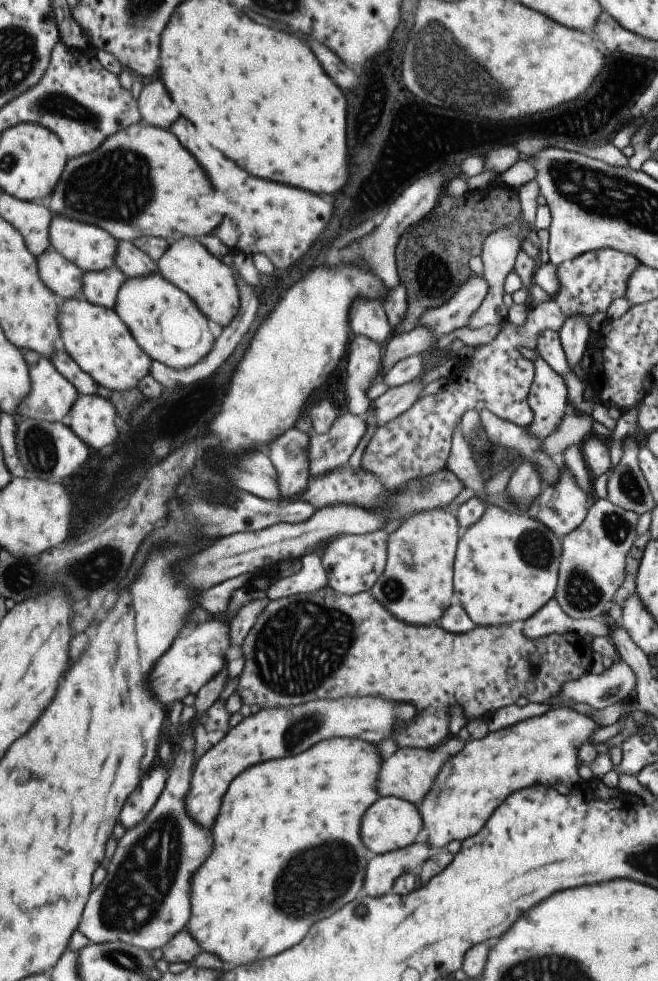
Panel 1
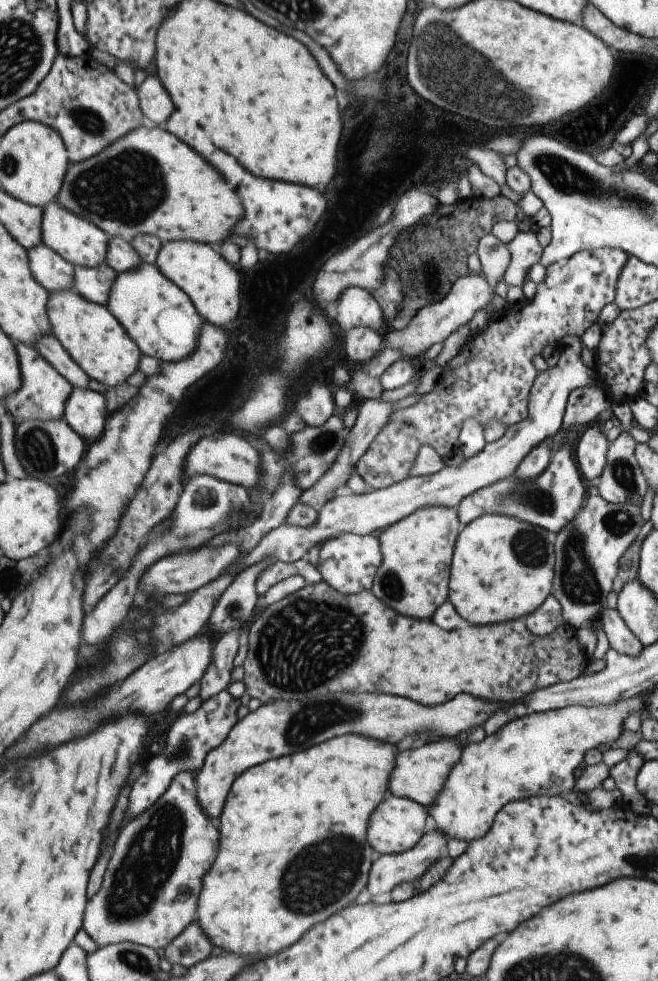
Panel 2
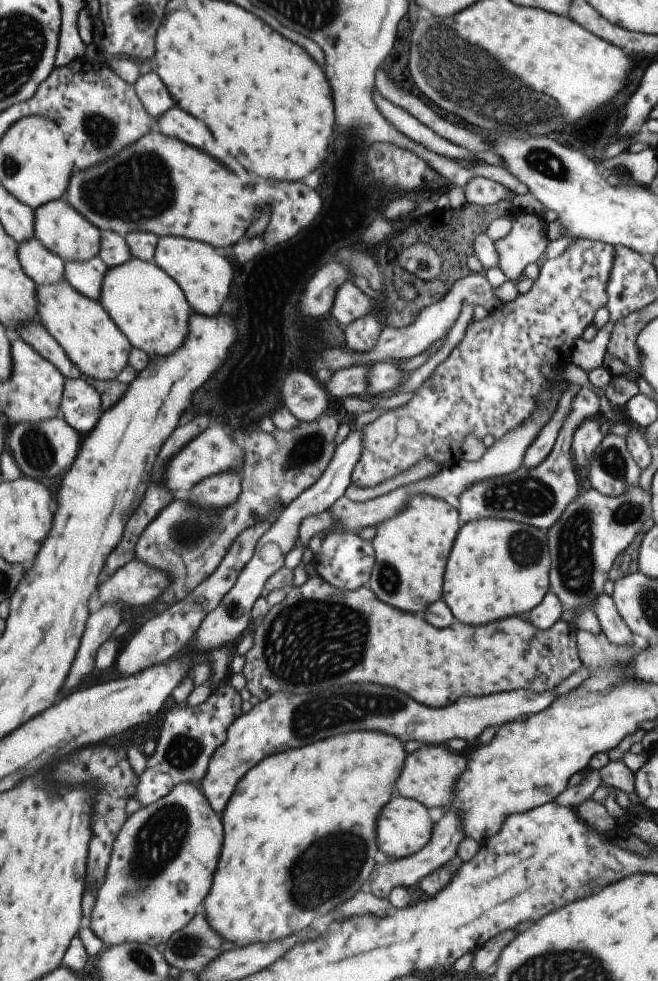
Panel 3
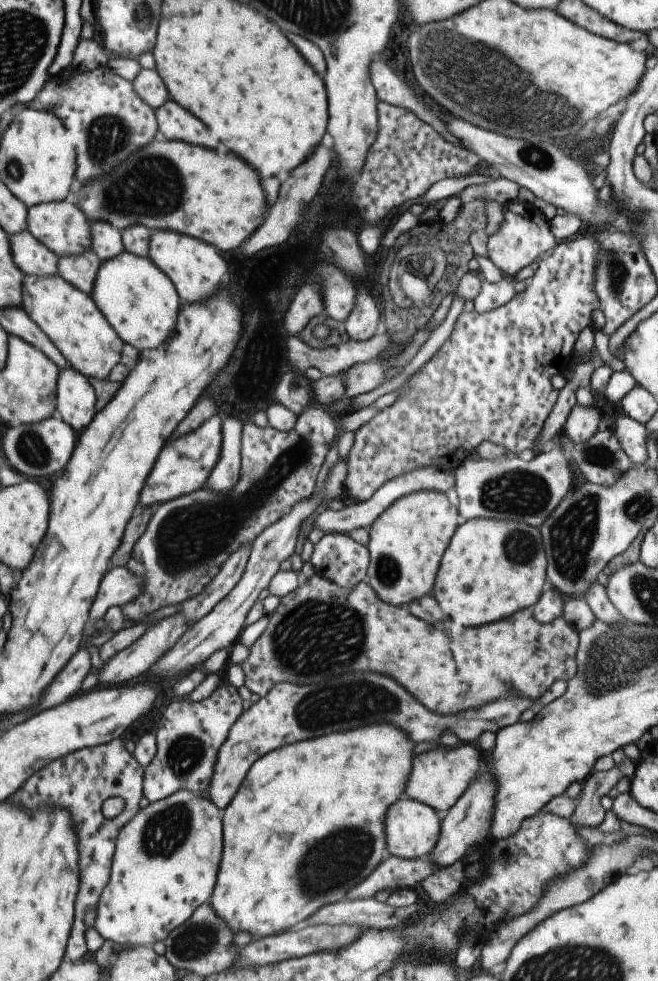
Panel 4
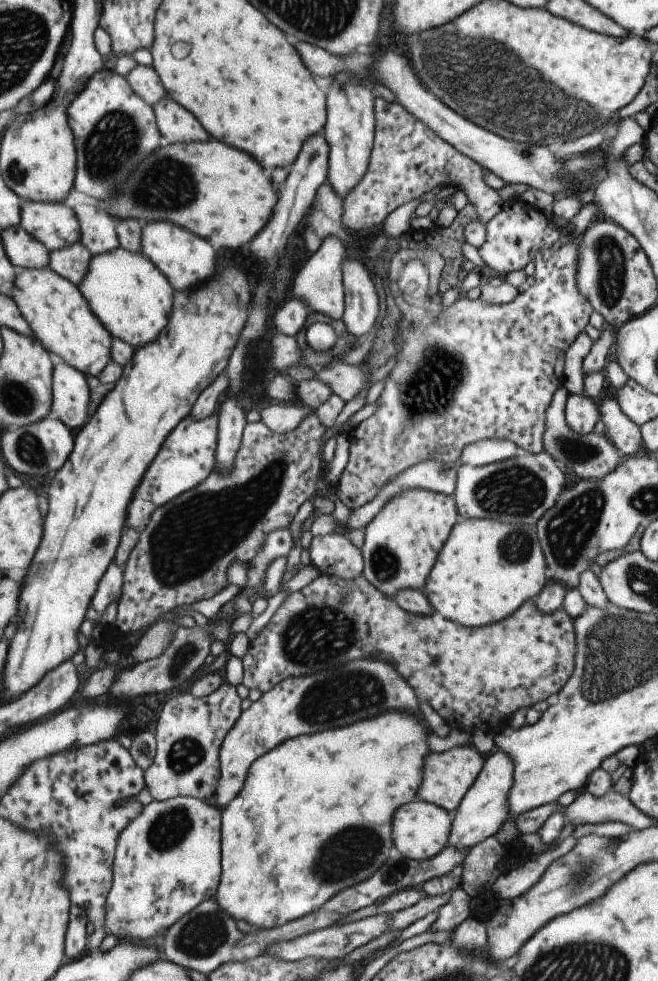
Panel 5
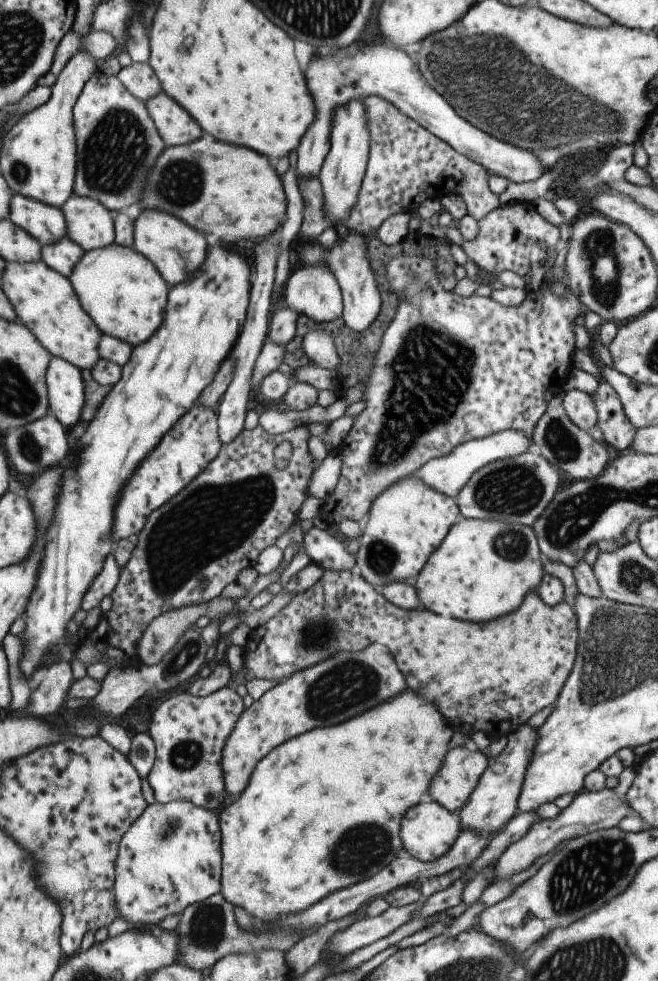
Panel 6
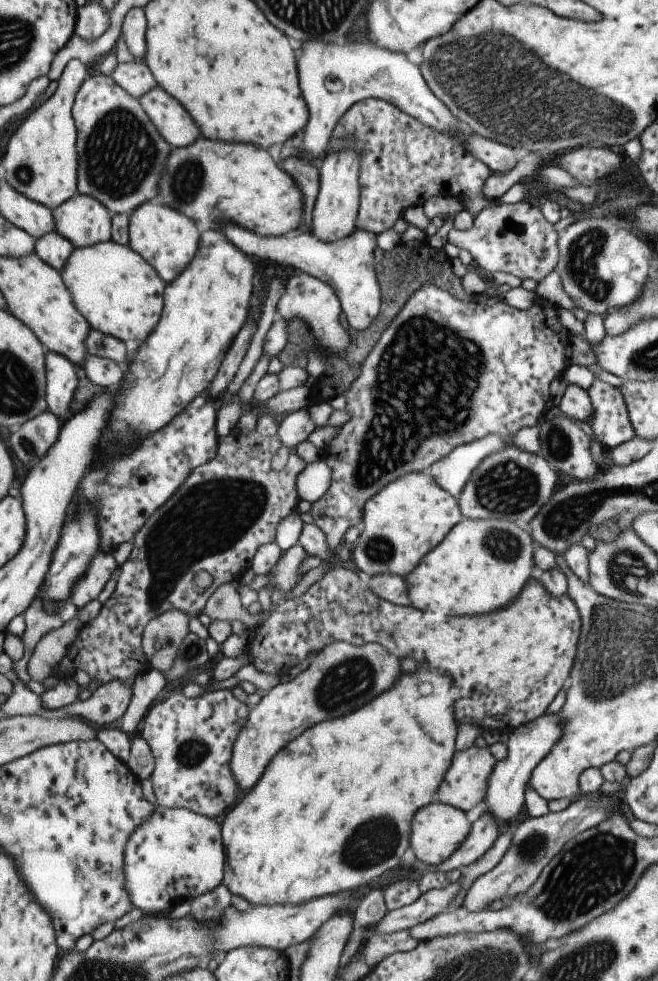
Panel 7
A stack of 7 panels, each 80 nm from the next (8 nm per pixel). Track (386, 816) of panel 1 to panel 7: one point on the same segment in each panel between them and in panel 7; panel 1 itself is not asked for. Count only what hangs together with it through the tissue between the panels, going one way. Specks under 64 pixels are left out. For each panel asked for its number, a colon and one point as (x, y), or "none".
2: (396, 825)
3: (402, 828)
4: (411, 828)
5: (420, 830)
6: (427, 831)
7: (437, 831)

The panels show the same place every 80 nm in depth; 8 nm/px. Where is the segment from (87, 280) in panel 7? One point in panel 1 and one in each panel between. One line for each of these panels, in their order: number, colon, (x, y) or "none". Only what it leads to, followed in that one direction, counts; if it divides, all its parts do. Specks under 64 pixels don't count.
1: (169, 328)
2: (158, 316)
3: (146, 305)
4: (139, 301)
5: (130, 296)
6: (123, 293)

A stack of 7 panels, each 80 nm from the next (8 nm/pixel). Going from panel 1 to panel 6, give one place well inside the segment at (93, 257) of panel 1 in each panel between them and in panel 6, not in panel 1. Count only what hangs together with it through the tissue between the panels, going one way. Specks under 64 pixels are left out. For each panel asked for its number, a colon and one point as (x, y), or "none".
2: (82, 243)
3: (62, 229)
4: (63, 228)
5: (56, 225)
6: (47, 223)

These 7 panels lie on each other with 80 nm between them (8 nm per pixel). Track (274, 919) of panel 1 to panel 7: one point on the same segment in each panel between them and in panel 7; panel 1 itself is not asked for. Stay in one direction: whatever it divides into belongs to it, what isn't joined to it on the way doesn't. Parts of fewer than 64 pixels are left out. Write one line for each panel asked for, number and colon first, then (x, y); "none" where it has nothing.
2: (308, 812)
3: (321, 800)
4: (316, 807)
5: (314, 816)
6: (281, 852)
7: (332, 812)

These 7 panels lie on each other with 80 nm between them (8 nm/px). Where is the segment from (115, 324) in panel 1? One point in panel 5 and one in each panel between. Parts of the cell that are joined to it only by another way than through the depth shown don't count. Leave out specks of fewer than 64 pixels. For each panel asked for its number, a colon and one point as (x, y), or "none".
2: (94, 338)
3: (88, 335)
4: (71, 319)
5: (54, 307)

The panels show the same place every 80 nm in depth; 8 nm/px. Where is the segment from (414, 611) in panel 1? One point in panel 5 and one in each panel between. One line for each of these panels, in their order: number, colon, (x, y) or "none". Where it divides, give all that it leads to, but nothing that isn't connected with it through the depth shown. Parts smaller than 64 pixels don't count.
2: (412, 578)
3: (411, 549)
4: (406, 542)
5: (400, 543)

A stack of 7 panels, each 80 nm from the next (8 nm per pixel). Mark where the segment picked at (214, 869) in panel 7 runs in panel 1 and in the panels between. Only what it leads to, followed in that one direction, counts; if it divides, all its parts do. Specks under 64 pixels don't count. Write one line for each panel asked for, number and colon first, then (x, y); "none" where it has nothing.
1: (140, 901)
2: (148, 896)
3: (163, 858)
4: (165, 860)
5: (167, 861)
6: (168, 859)

